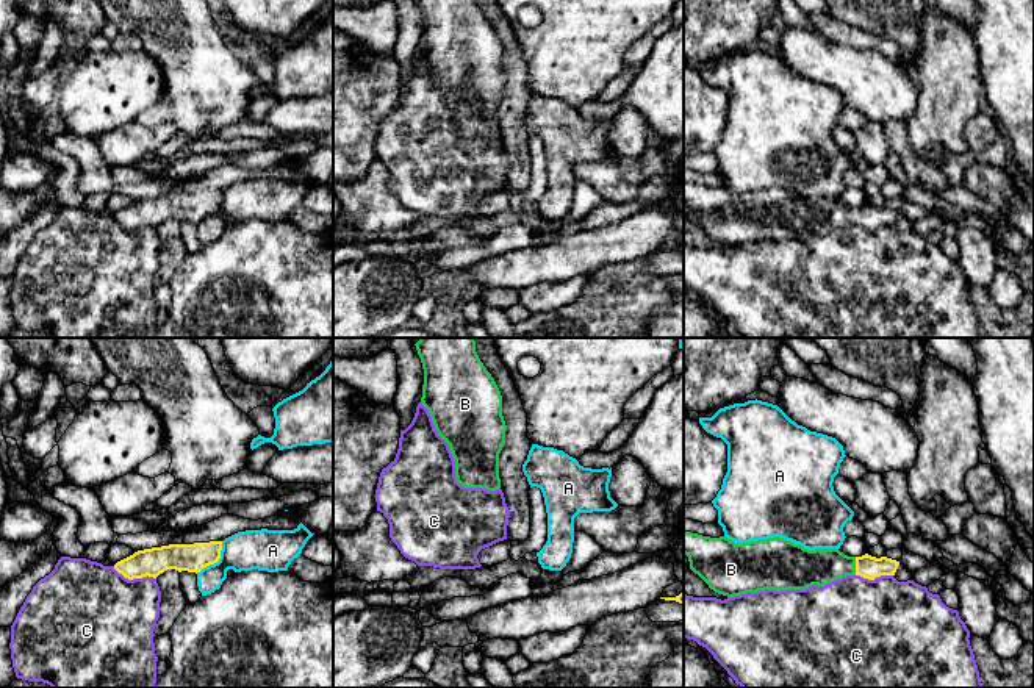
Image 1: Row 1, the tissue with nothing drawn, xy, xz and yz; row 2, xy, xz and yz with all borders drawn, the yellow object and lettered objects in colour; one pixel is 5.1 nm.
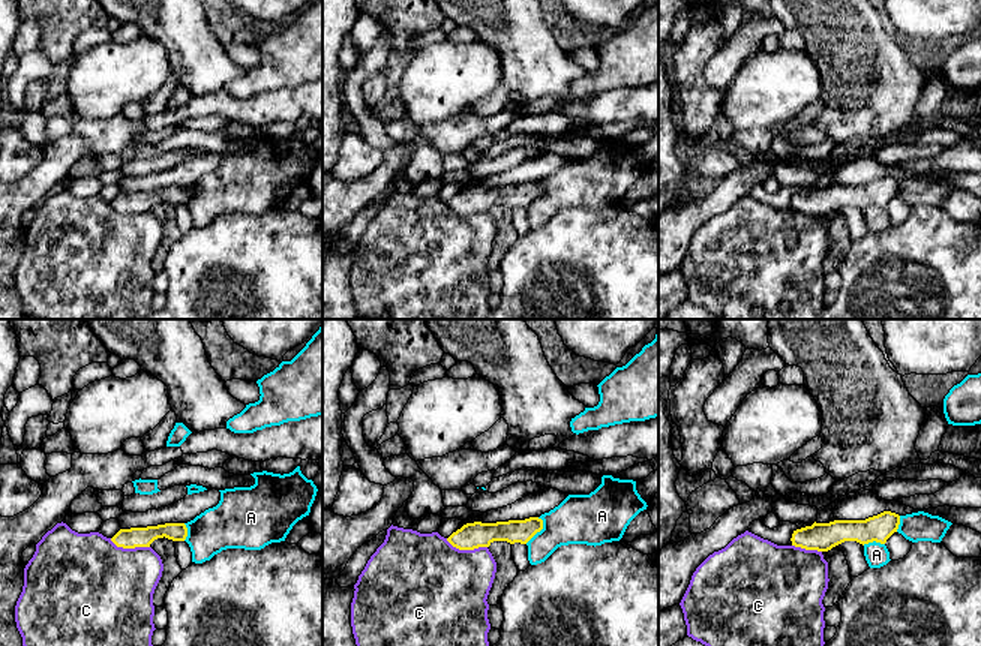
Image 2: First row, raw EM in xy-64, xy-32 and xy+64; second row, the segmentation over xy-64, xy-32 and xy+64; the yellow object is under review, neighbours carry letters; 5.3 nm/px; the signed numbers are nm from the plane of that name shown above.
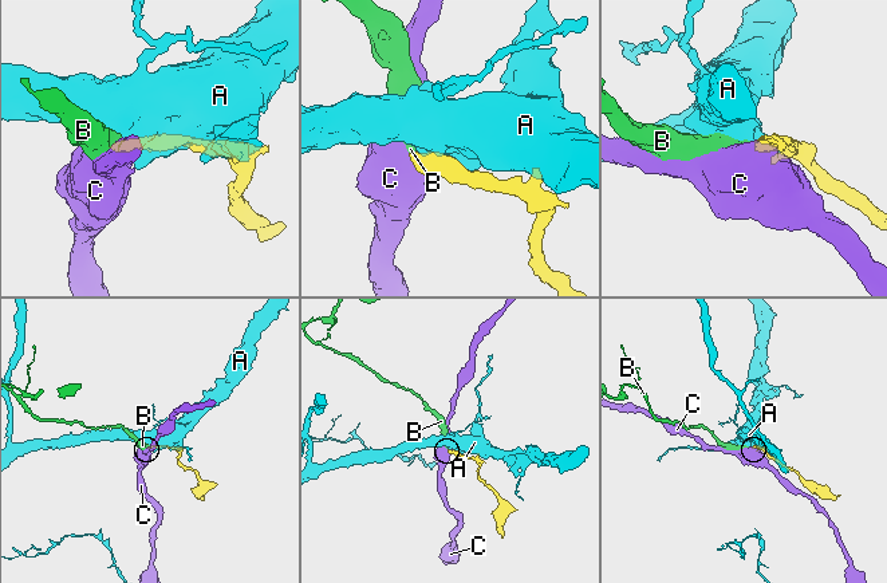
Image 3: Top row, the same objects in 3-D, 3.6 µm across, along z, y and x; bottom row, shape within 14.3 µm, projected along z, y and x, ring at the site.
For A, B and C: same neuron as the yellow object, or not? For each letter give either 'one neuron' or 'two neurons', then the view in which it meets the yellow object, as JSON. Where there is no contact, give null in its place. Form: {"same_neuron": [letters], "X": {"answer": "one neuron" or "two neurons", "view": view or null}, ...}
{"same_neuron": ["B"], "A": {"answer": "two neurons", "view": "xy"}, "B": {"answer": "one neuron", "view": "yz"}, "C": {"answer": "two neurons", "view": "xy"}}

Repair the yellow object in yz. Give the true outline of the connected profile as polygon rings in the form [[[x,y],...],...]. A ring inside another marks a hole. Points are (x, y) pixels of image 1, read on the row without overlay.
[[[684,181],[684,203],[690,219],[710,239],[727,247],[824,236],[846,225],[874,230],[895,225],[899,216],[899,211],[887,206],[848,206],[838,199],[809,200],[779,186],[735,194],[726,186]]]

